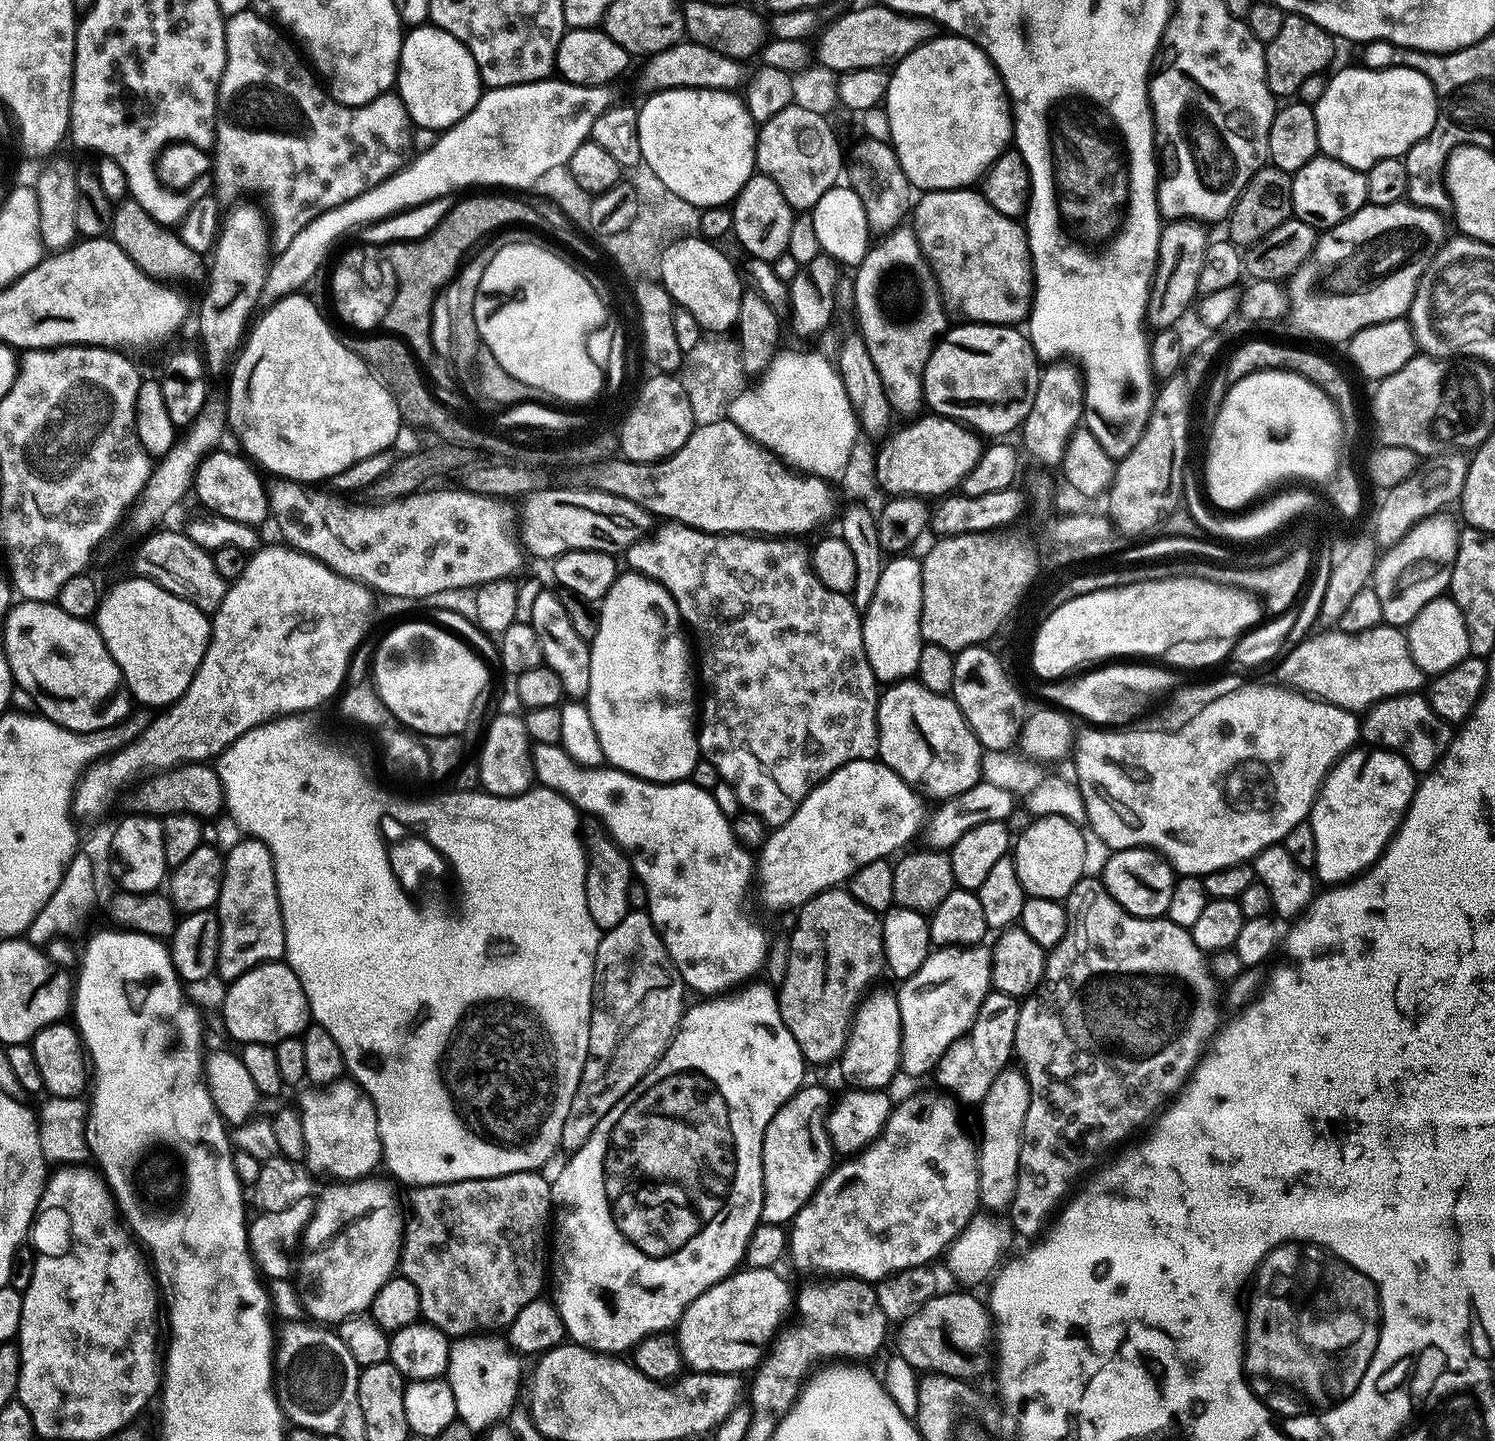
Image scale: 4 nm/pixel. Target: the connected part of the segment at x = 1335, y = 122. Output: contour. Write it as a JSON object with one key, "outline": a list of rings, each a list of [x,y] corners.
{"outline":[[[1353,66],[1331,73],[1326,94],[1314,106],[1320,152],[1351,168],[1367,170],[1382,158],[1403,157],[1430,130],[1438,105],[1432,84],[1413,68]]]}

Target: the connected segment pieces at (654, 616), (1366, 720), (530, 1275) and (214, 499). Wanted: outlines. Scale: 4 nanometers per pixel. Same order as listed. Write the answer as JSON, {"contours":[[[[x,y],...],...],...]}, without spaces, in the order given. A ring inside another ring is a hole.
{"contours":[[[[624,570],[617,575],[614,586],[610,586],[608,593],[598,604],[598,619],[600,625],[590,641],[590,690],[586,697],[586,707],[590,714],[590,722],[594,722],[594,730],[598,734],[604,760],[613,768],[620,768],[631,776],[643,780],[653,780],[655,784],[674,784],[689,779],[694,766],[701,760],[700,737],[698,735],[698,688],[694,683],[694,668],[688,665],[688,644],[684,641],[685,629],[682,627],[680,611],[674,598],[653,580],[631,570]]],[[[1409,694],[1391,696],[1373,704],[1363,717],[1360,734],[1365,745],[1387,748],[1389,752],[1399,752],[1413,772],[1428,774],[1447,752],[1448,745],[1452,742],[1454,728],[1447,720],[1432,712],[1427,695]]],[[[539,1171],[534,1172],[515,1172],[514,1174],[506,1174],[505,1176],[495,1176],[494,1178],[482,1178],[481,1180],[455,1180],[449,1184],[422,1184],[411,1189],[412,1192],[408,1196],[408,1221],[402,1225],[402,1239],[399,1241],[399,1259],[398,1259],[398,1272],[401,1277],[408,1279],[414,1284],[414,1289],[418,1292],[418,1302],[420,1303],[419,1315],[423,1317],[427,1323],[436,1327],[438,1330],[445,1333],[449,1338],[463,1338],[463,1337],[475,1337],[477,1334],[496,1334],[498,1330],[507,1329],[508,1325],[514,1322],[514,1318],[518,1318],[518,1314],[522,1310],[522,1306],[530,1306],[530,1302],[541,1299],[542,1293],[540,1292],[544,1288],[544,1276],[546,1280],[546,1256],[544,1260],[544,1243],[549,1243],[550,1232],[548,1236],[548,1220],[550,1224],[550,1217],[554,1212],[554,1205],[552,1203],[552,1185],[549,1177],[540,1176]]],[[[220,451],[209,452],[197,466],[194,496],[196,492],[197,498],[208,507],[205,509],[209,513],[225,516],[234,522],[260,526],[270,516],[266,484],[260,481],[261,473],[243,455],[235,456],[232,452]]]]}

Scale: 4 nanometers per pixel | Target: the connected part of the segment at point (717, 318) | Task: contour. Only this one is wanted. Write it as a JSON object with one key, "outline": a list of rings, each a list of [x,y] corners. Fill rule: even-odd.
{"outline":[[[689,235],[666,246],[658,265],[659,283],[672,295],[676,308],[685,308],[708,334],[724,334],[735,329],[738,306],[746,291],[742,276],[736,273],[732,260],[713,241]]]}

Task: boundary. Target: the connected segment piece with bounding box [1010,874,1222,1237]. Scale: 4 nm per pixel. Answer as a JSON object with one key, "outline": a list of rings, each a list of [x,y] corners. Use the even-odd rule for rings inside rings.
{"outline":[[[1085,874],[1076,883],[1074,890],[1070,890],[1066,907],[1066,934],[1062,942],[1058,942],[1058,946],[1047,953],[1044,977],[1036,990],[1023,997],[1018,1010],[1018,1030],[1014,1030],[1014,1056],[1017,1061],[1020,1059],[1018,1068],[1028,1083],[1030,1106],[1026,1110],[1024,1136],[1020,1140],[1018,1178],[1010,1209],[1010,1224],[1017,1233],[1020,1231],[1024,1236],[1039,1237],[1049,1227],[1057,1209],[1065,1203],[1064,1195],[1075,1186],[1076,1179],[1086,1175],[1115,1144],[1122,1143],[1131,1132],[1138,1131],[1156,1111],[1155,1116],[1183,1089],[1189,1077],[1196,1071],[1196,1065],[1204,1059],[1210,1045],[1216,1040],[1222,1024],[1216,1017],[1216,995],[1221,995],[1221,981],[1212,973],[1209,957],[1202,950],[1198,950],[1198,946],[1194,946],[1194,938],[1189,929],[1178,926],[1167,918],[1130,914],[1108,893],[1103,879],[1096,877],[1095,880],[1092,874]]]}

